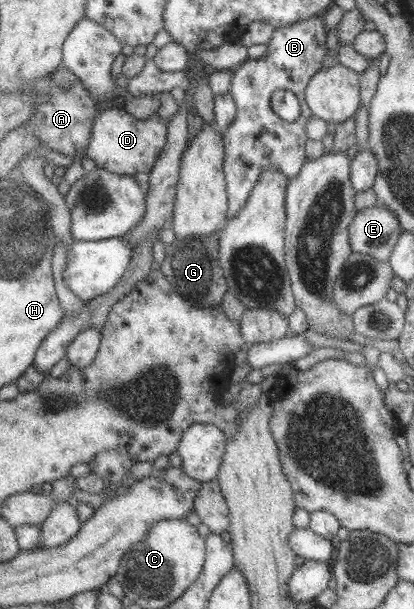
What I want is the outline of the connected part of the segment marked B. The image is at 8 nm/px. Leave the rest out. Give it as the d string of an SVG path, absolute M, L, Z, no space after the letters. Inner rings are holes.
M312 17L276 28L265 53L259 58L243 62L234 70L229 92L237 105L237 114L229 128L221 132L224 144L223 171L229 199L227 220L240 213L262 171L278 170L288 180L300 174L307 160L305 145L308 137L305 127L313 114L305 100L306 86L311 77L323 68L322 62L329 50L326 48L326 42L324 17ZM276 89L293 91L299 99L301 114L295 121L282 120L272 110L270 97Z

